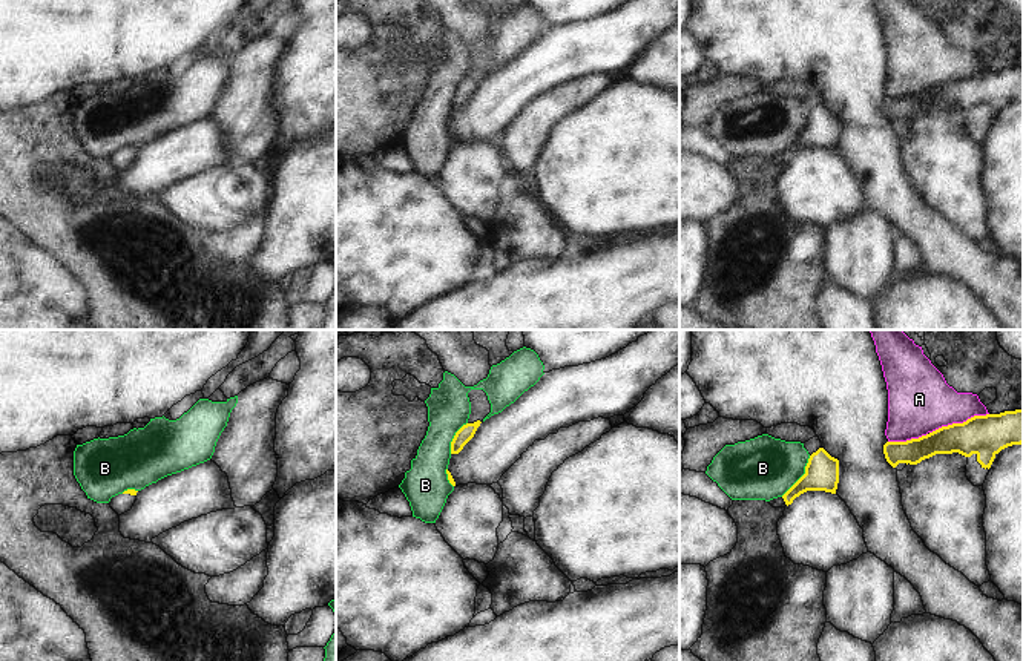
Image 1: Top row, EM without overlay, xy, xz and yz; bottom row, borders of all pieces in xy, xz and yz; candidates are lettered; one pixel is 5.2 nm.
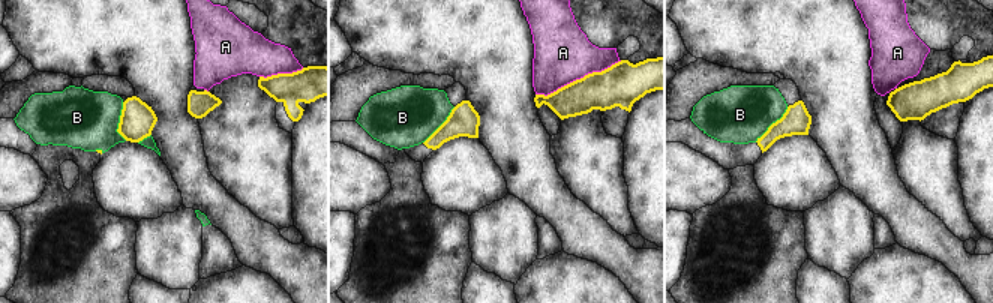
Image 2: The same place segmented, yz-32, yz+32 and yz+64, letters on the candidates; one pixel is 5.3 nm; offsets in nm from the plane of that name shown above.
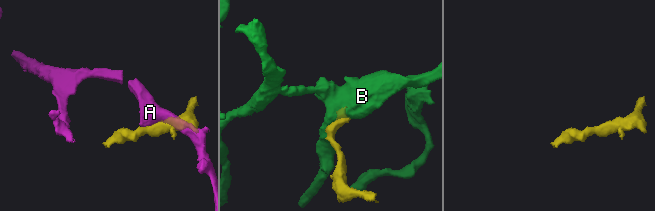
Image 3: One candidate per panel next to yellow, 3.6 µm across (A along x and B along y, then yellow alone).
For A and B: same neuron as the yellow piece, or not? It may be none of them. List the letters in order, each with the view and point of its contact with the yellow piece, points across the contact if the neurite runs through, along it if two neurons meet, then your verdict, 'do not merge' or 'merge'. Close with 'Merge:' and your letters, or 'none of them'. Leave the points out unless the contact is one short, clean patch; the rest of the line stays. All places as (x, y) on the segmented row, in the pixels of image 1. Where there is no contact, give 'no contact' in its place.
A: contact yz (959, 424); do not merge
B: contact yz (802, 476); do not merge
Merge: none of them

